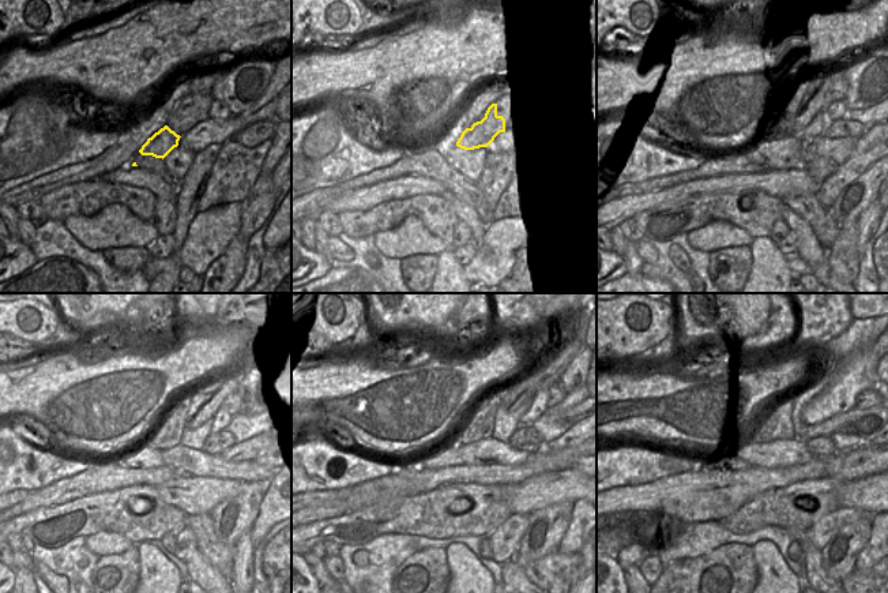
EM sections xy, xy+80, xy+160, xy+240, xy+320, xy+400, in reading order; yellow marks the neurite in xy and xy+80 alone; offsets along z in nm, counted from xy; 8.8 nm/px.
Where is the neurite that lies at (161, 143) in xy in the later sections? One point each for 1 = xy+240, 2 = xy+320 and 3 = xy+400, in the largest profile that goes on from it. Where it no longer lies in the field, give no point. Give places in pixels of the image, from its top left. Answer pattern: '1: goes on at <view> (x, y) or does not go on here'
1: goes on at xy+240 (225, 387)
2: goes on at xy+320 (552, 374)
3: goes on at xy+400 (873, 345)

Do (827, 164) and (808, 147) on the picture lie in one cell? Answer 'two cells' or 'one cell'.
one cell

